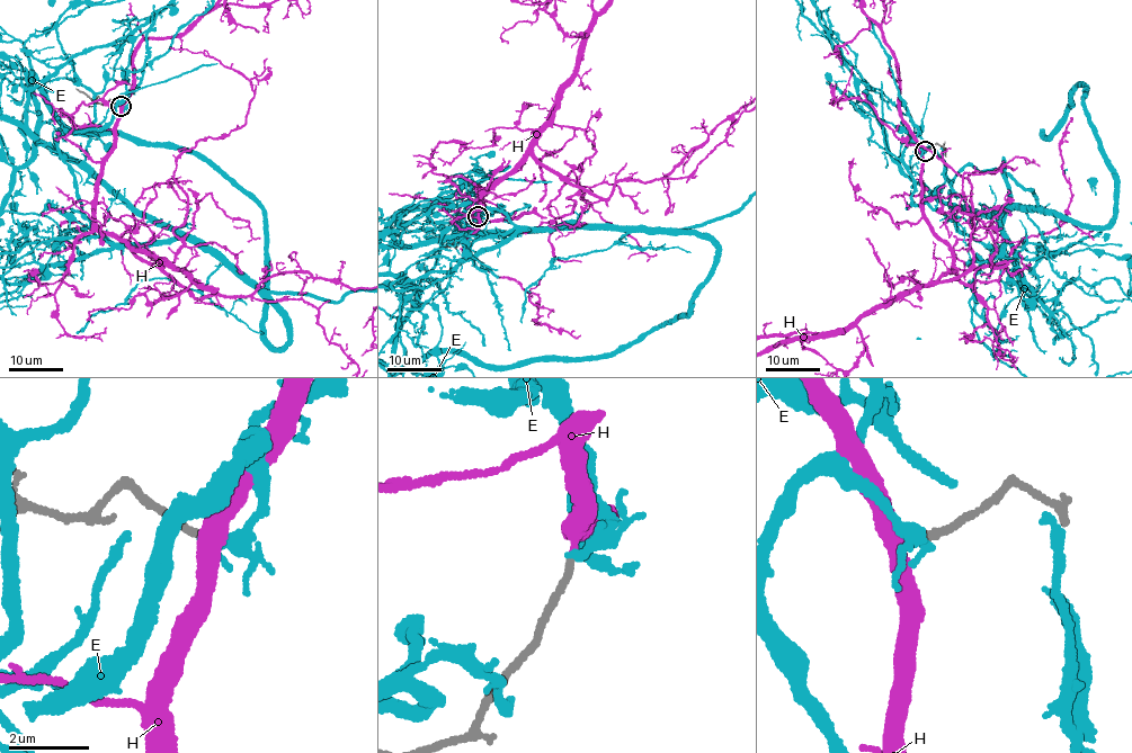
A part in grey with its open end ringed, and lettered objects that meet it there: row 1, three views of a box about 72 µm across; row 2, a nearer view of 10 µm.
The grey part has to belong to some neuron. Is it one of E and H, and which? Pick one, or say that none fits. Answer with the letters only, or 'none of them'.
H

